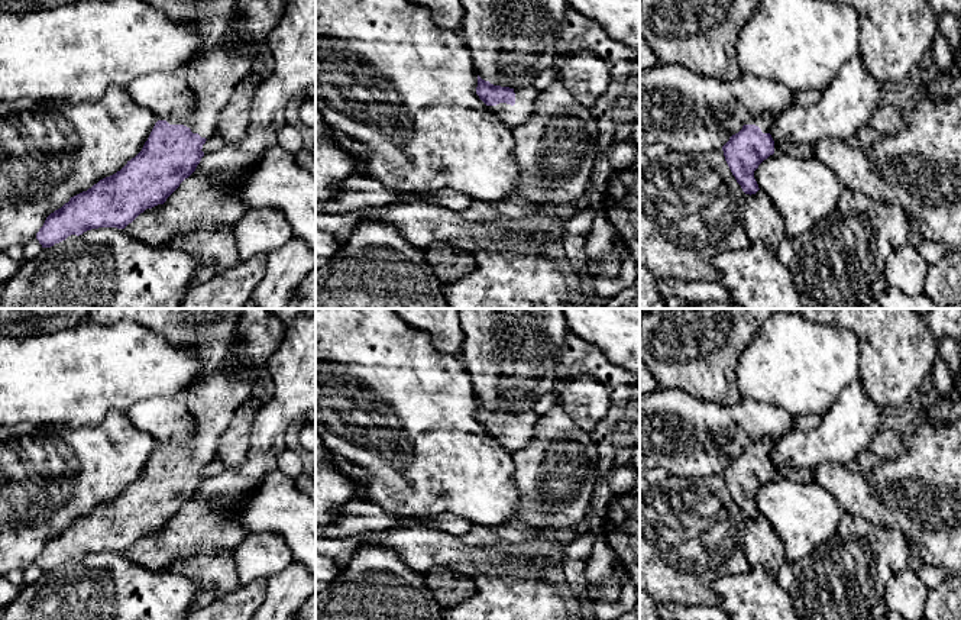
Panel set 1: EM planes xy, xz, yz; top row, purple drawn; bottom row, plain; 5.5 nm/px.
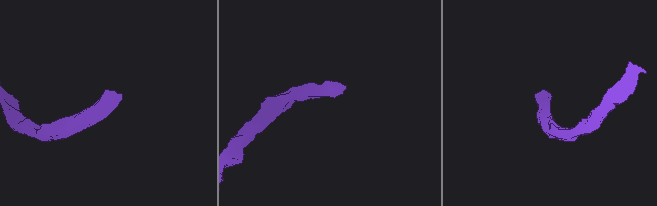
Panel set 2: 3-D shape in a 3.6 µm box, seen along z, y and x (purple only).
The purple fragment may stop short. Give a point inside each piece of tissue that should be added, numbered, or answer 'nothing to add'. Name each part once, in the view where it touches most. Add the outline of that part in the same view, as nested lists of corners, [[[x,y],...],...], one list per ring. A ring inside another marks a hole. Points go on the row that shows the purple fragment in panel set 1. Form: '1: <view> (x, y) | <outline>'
1: xy (213, 81) | [[[237,0],[237,22],[233,25],[229,41],[214,46],[206,59],[197,59],[184,70],[197,101],[194,110],[182,119],[166,122],[184,125],[206,139],[214,136],[220,110],[233,97],[239,83],[253,71],[253,59],[266,49],[268,36],[284,16],[285,6],[284,0]]]

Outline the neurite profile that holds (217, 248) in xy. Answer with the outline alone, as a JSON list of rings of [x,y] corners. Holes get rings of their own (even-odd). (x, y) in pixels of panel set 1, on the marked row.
[[[224,226],[219,230],[190,232],[171,239],[165,246],[181,249],[191,255],[200,267],[213,265],[216,272],[220,274],[242,262],[233,227]]]

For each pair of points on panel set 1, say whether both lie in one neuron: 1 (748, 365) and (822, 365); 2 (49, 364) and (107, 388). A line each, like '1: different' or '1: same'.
1: same
2: same

